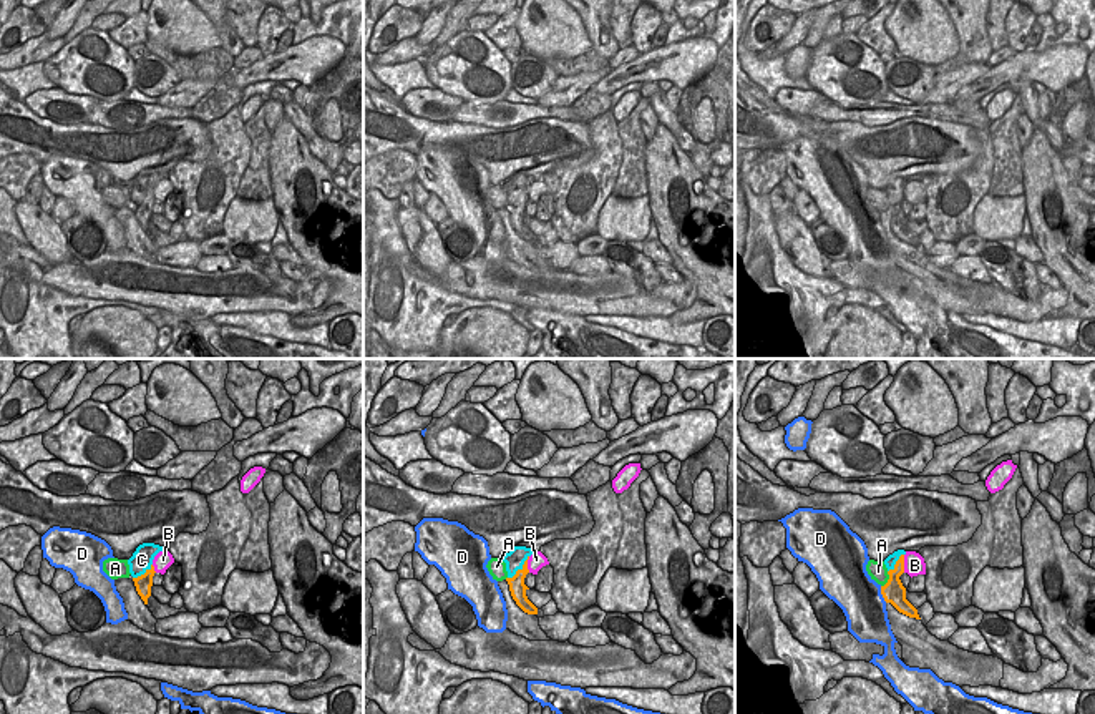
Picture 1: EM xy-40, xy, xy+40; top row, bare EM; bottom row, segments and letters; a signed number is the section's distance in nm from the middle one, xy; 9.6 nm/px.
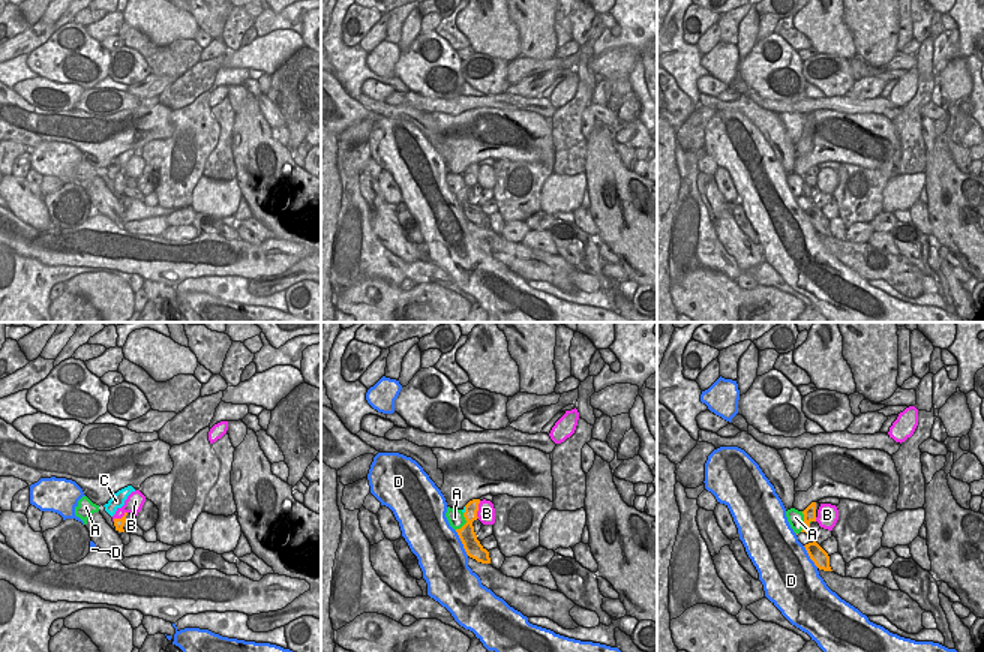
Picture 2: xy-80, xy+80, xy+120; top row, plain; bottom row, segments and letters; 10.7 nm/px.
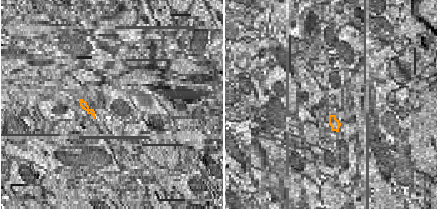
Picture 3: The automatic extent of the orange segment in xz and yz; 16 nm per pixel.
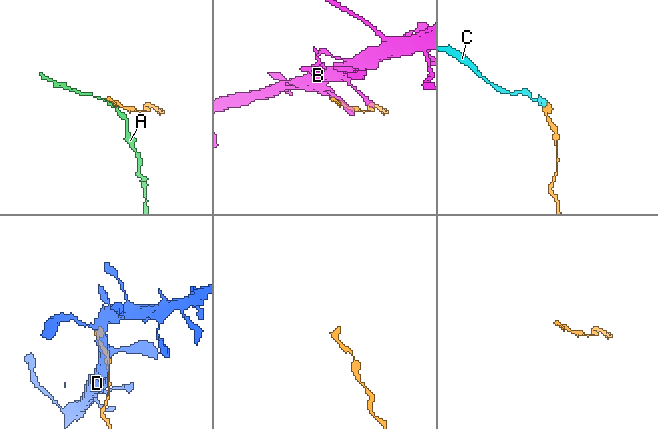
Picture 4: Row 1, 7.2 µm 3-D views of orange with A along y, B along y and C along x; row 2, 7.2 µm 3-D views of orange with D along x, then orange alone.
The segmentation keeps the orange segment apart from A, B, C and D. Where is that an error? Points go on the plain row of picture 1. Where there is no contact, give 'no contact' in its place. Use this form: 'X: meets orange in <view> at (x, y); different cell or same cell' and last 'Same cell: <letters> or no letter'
A: meets orange in xy+40 at (888, 208); different cell
B: meets orange in xy+40 at (903, 191); different cell
C: meets orange in xy at (520, 198); different cell
D: meets orange in xy+40 at (881, 221); different cell
Same cell: no letter

